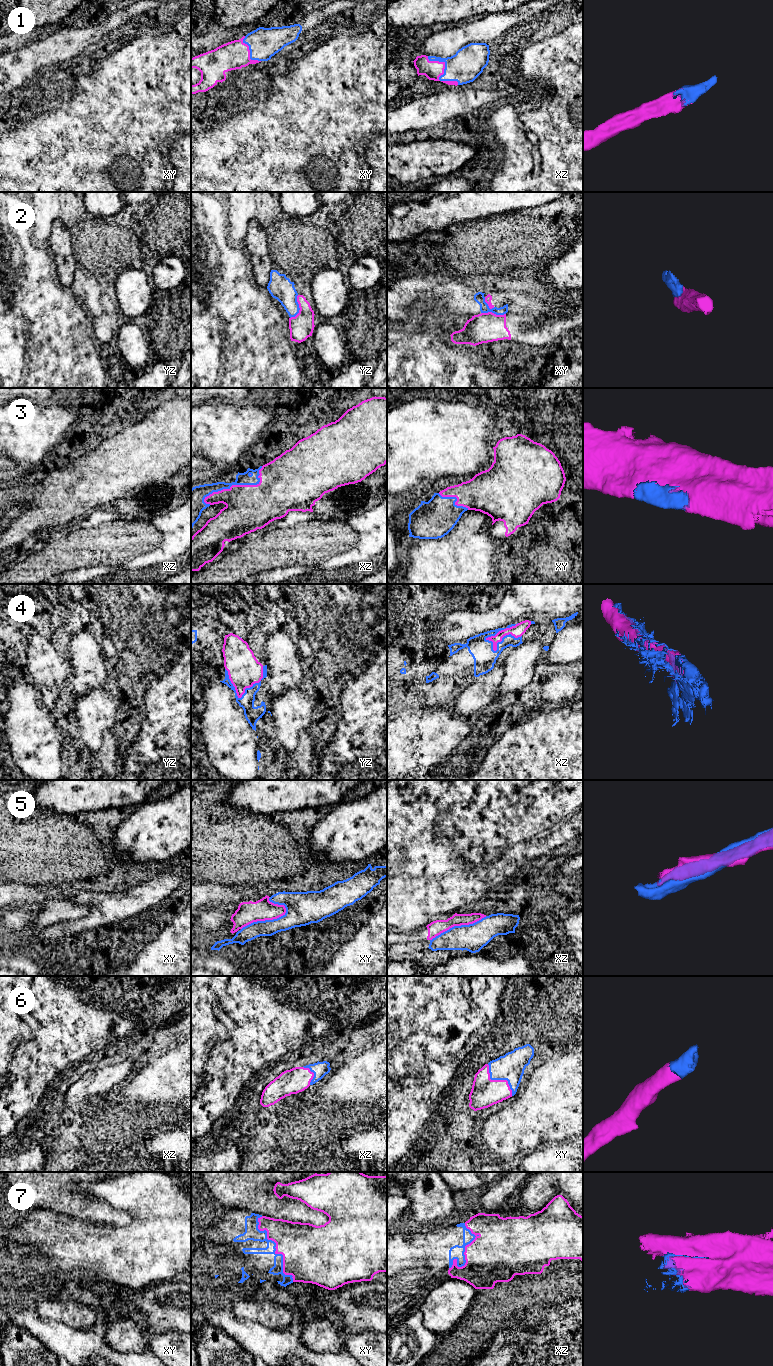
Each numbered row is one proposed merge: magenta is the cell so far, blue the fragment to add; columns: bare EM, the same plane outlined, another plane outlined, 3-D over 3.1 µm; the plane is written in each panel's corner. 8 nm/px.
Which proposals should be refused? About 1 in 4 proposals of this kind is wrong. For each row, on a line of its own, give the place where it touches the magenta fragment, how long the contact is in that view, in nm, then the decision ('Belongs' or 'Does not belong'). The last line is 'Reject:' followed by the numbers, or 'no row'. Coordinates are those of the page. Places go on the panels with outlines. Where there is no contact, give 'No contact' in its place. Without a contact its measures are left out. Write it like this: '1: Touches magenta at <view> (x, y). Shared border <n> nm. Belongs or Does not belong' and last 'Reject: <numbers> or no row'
1: Touches magenta at xz (443, 72). Shared border 340 nm. Belongs
2: Touches magenta at yz (299, 307). Shared border 200 nm. Does not belong
3: Touches magenta at xz (238, 485). Shared border 550 nm. Belongs
4: Touches magenta at xz (496, 634). Shared border 300 nm. Belongs
5: Touches magenta at xy (265, 919). Shared border 400 nm. Does not belong
6: Touches magenta at xy (499, 1080). Shared border 320 nm. Belongs
7: Touches magenta at xy (276, 1250). Shared border 600 nm. Belongs
Reject: 2, 5

